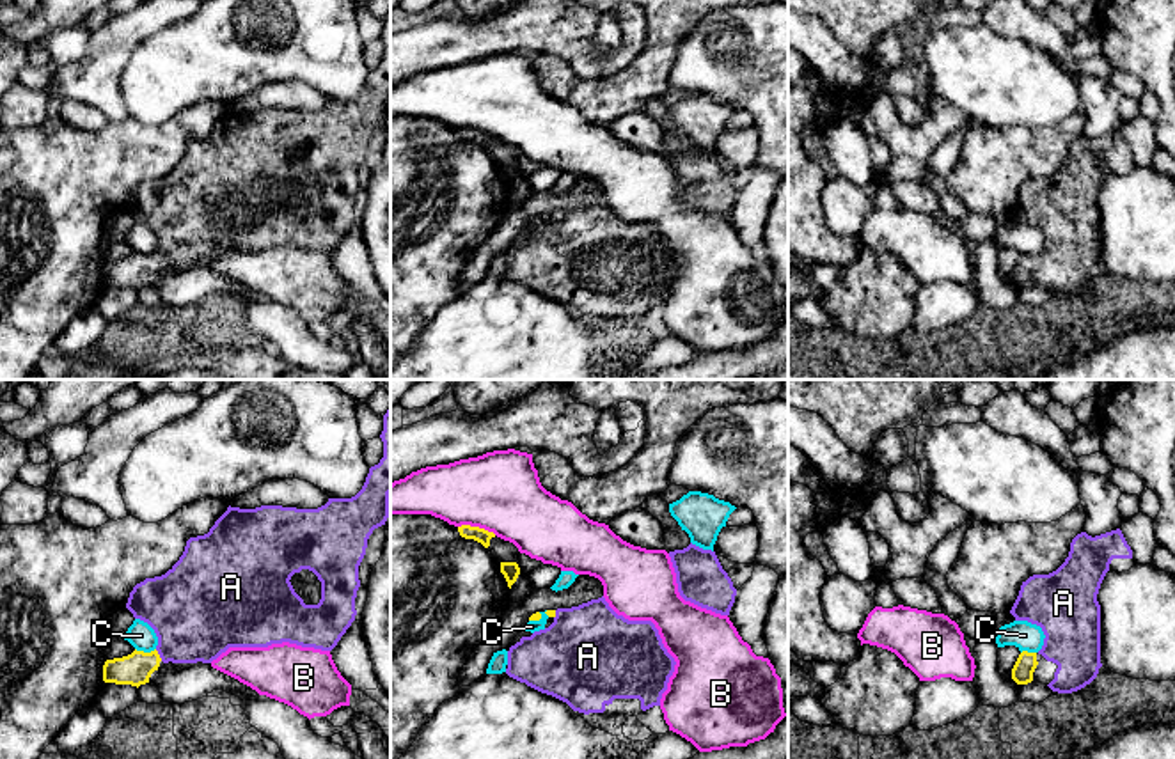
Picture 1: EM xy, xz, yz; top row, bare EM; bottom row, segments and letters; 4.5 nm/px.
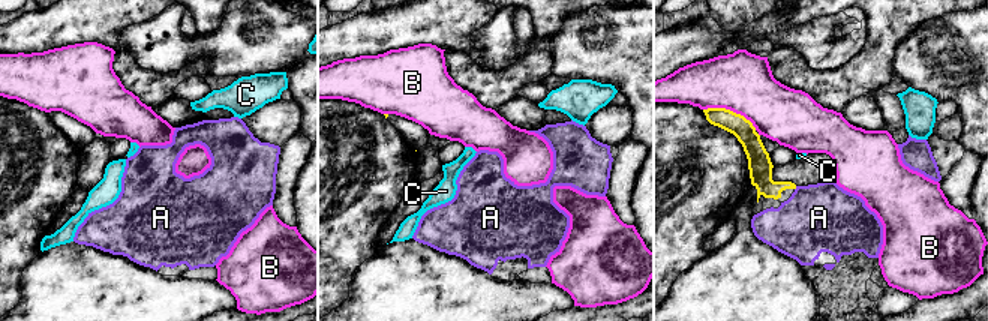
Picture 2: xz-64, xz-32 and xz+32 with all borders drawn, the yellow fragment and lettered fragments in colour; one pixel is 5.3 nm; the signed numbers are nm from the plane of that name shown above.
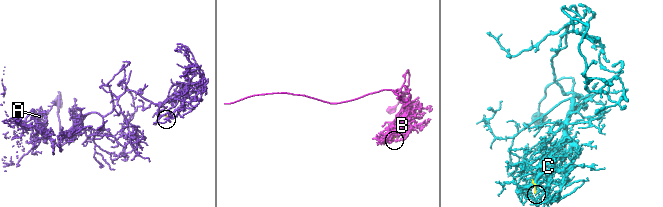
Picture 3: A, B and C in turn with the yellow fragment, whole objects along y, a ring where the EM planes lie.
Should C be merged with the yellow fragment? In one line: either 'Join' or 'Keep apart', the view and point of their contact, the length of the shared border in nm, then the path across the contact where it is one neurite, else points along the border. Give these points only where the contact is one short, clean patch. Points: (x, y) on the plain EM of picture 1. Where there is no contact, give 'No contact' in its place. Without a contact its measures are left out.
Keep apart. Touches yellow at xy (146, 256). Shared border 100 nm. Boundary: xy (135, 250), (144, 254), (155, 252)

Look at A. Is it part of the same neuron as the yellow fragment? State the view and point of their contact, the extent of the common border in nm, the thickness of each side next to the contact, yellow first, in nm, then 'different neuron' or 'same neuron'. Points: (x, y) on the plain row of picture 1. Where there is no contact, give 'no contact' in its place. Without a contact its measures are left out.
xy (158, 258) | 70 nm | 150/400 nm | same neuron

